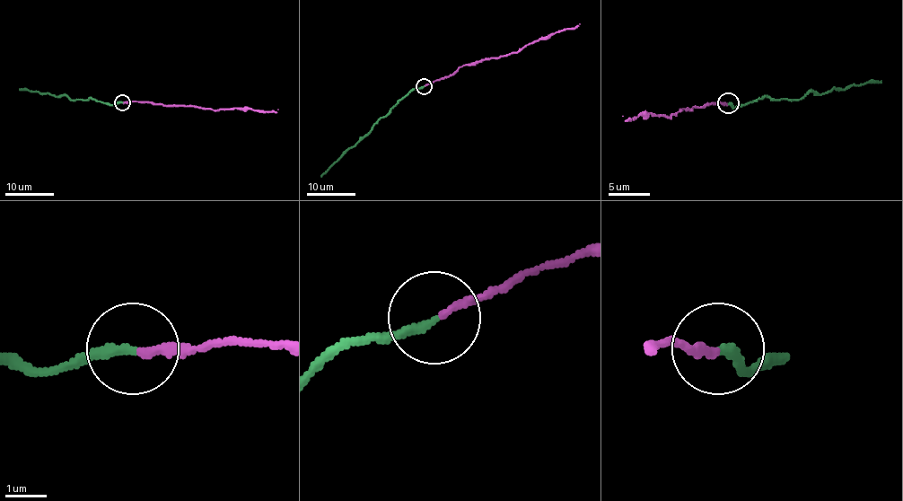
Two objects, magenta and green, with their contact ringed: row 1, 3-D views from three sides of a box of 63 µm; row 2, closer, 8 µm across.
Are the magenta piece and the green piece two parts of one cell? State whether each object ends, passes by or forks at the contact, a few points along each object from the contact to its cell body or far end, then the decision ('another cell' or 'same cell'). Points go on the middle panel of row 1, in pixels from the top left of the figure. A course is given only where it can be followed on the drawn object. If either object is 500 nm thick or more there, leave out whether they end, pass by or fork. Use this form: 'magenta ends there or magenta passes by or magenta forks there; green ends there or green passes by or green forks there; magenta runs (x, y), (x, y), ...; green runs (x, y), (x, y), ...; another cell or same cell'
magenta ends there; green ends there; magenta runs (424, 86), (448, 77), (464, 65), (519, 52), (527, 44), (566, 29), (577, 27), (580, 23); green runs (424, 86), (409, 92), (321, 176); same cell

